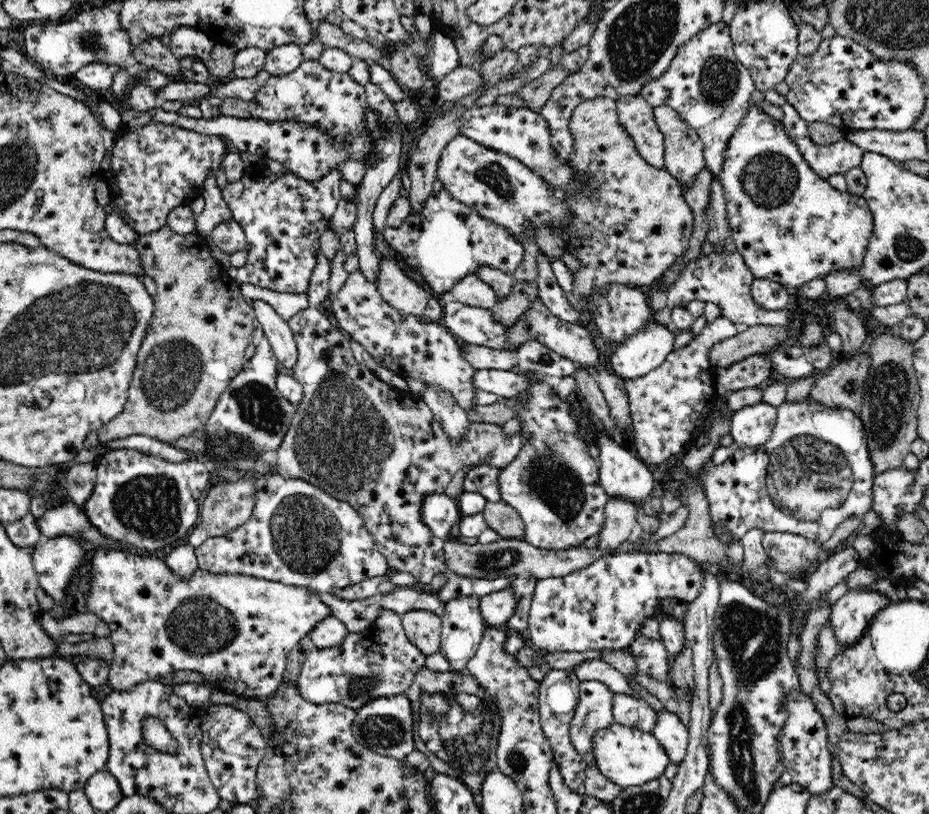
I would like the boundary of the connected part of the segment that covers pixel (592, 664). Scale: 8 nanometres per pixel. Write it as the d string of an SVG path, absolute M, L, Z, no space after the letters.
M601 658L582 661L573 668L573 671L581 681L600 681L607 684L613 694L623 693L636 696L626 683L626 676Z

